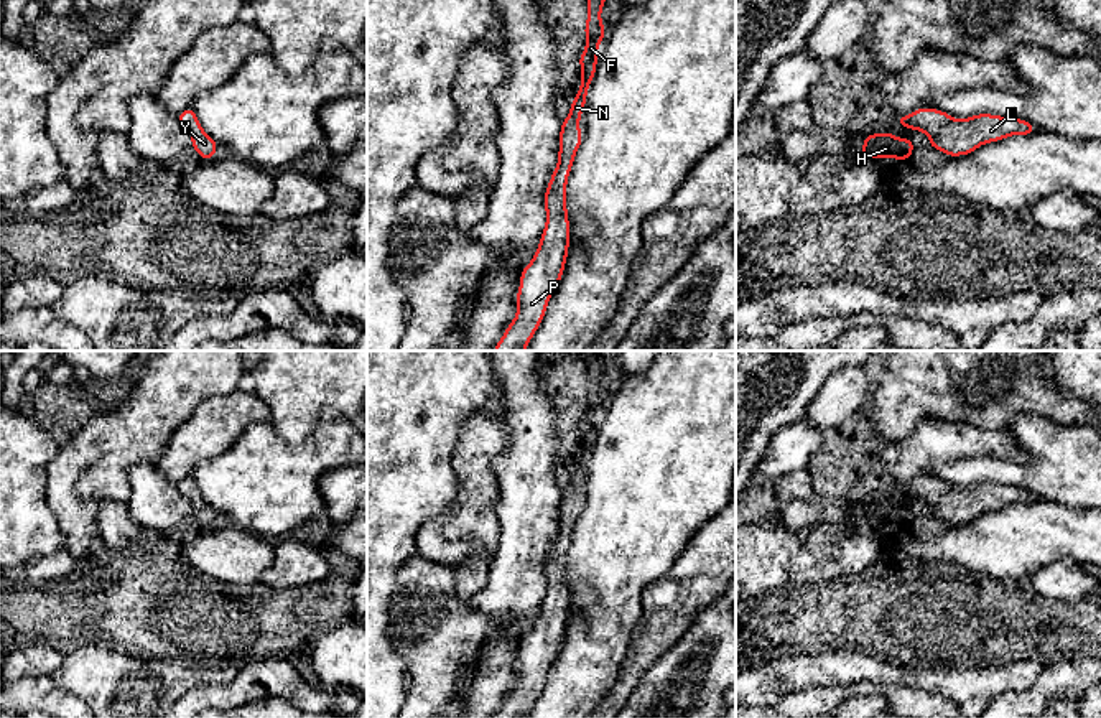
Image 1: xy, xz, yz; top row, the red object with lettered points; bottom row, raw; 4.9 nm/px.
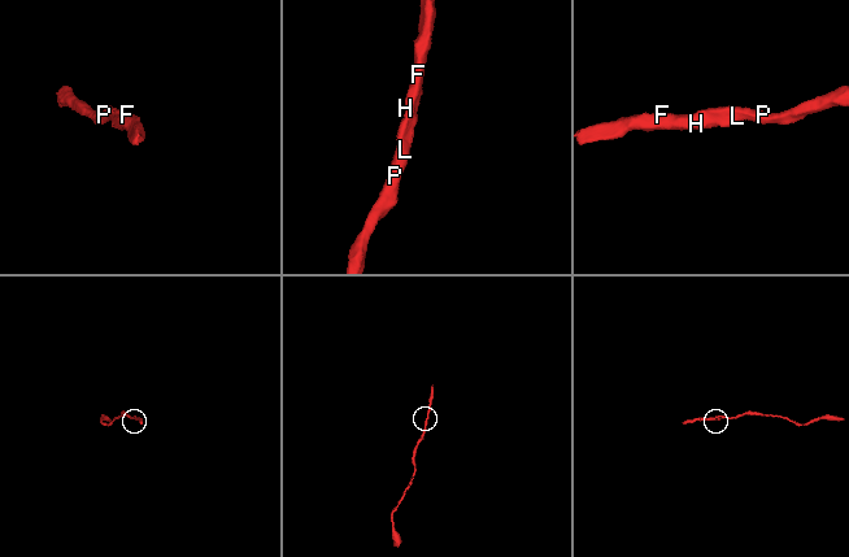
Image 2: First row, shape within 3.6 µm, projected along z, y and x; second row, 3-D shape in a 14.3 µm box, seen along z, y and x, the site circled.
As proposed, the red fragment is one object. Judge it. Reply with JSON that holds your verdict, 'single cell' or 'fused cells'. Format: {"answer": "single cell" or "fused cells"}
{"answer": "single cell"}

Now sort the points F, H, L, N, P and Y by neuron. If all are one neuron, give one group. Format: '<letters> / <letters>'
F H L N P Y

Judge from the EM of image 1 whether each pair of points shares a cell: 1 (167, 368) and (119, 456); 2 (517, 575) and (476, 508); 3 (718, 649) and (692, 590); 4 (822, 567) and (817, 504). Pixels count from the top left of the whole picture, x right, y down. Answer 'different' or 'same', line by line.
1: same
2: different
3: different
4: different

